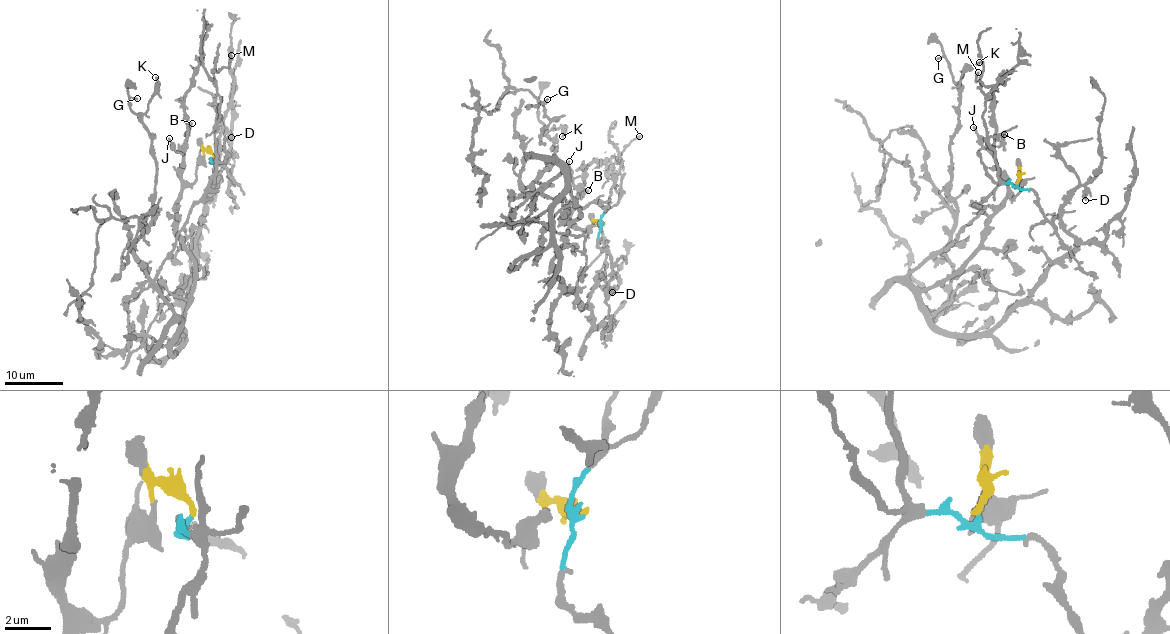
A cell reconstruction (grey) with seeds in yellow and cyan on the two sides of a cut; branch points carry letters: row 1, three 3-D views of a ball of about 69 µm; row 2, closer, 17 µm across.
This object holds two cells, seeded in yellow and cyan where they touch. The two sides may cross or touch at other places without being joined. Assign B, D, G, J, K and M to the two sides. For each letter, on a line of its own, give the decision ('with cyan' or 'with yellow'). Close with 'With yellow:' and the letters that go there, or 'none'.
B: with yellow
D: with yellow
G: with yellow
J: with yellow
K: with yellow
M: with cyan
With yellow: B, D, G, J, K

